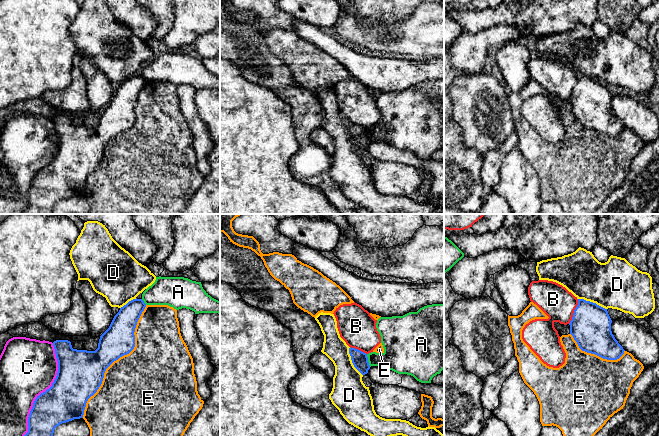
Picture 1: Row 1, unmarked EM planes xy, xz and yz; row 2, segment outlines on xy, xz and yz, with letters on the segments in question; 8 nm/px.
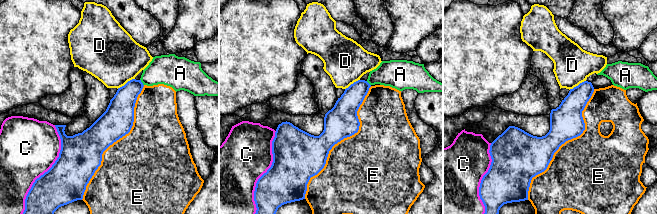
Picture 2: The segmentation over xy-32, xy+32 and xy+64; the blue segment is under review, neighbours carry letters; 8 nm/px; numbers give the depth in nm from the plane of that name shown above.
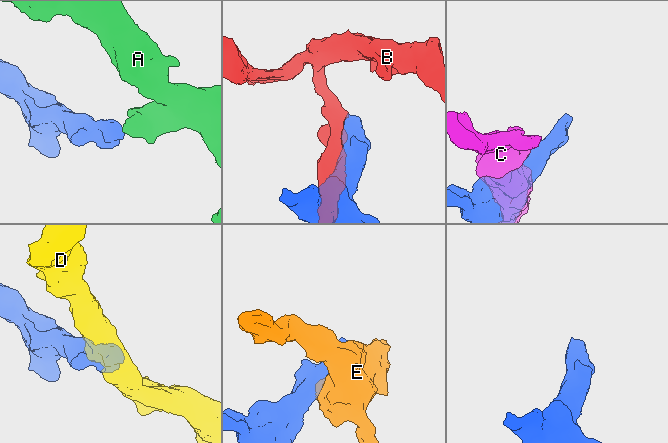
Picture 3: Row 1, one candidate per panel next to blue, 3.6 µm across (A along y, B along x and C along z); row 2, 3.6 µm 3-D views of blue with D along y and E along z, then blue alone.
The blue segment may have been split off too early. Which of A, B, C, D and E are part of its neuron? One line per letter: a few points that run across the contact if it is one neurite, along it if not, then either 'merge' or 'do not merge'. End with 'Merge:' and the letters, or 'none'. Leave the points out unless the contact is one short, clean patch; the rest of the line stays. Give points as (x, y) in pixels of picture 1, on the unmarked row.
A: xz (366, 130), (370, 142) | do not merge
B: do not merge
C: do not merge
D: yz (578, 74), (595, 78), (606, 85) | do not merge
E: do not merge
Merge: none

